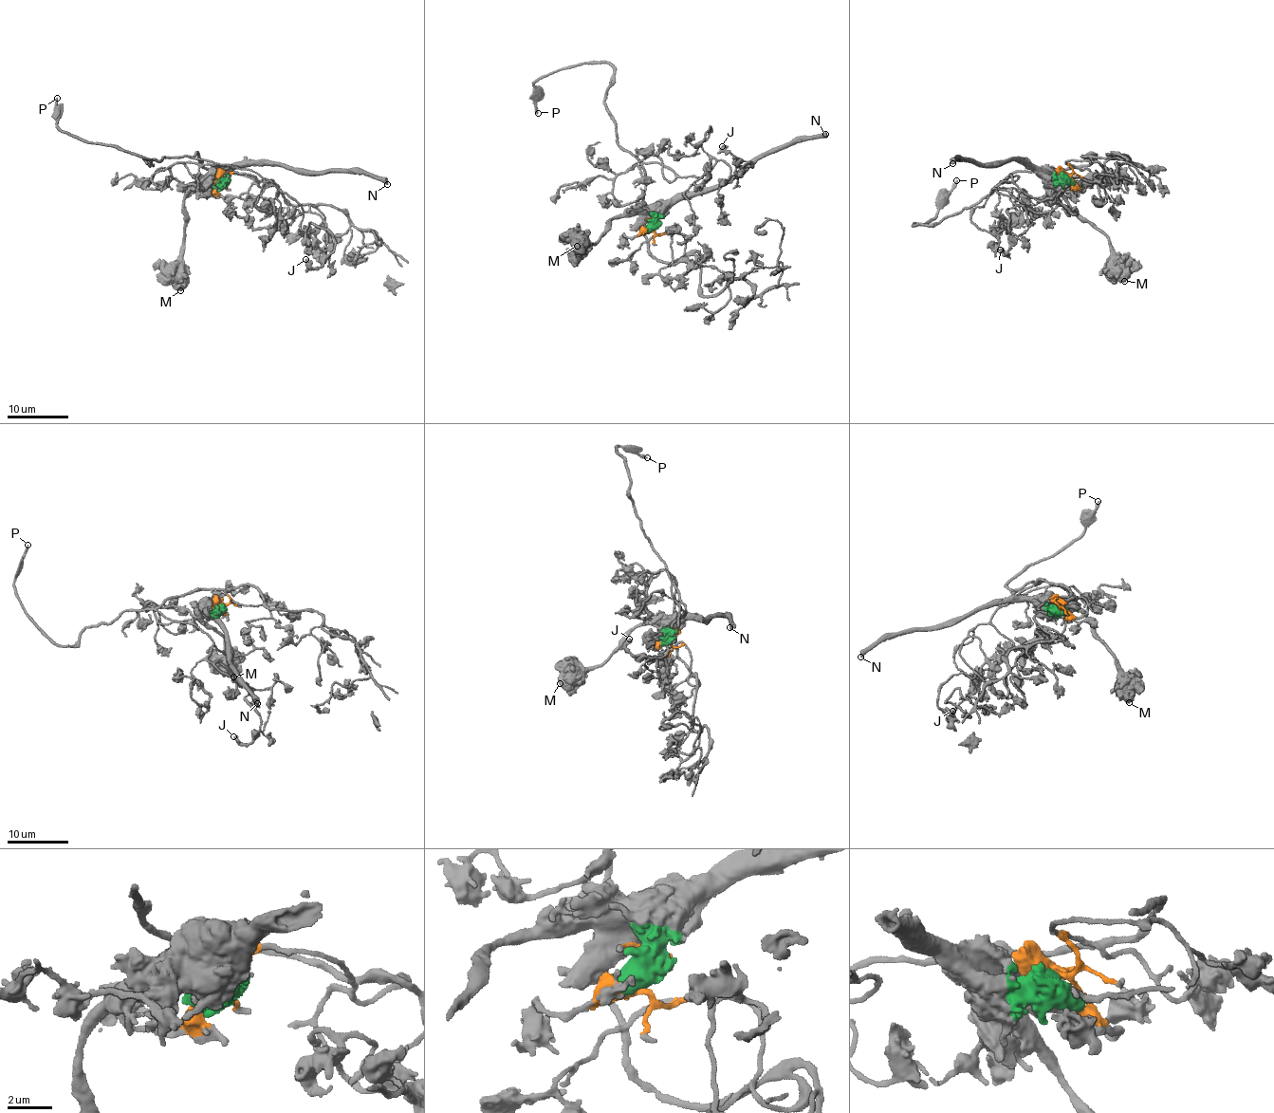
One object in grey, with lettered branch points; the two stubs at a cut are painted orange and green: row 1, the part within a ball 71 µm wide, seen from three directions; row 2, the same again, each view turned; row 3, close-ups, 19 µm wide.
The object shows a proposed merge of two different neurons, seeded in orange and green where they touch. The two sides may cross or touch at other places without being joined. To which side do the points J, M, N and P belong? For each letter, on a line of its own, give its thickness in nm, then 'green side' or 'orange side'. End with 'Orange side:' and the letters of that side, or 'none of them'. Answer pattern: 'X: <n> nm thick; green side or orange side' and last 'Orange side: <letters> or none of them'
J: 480 nm thick; orange side
M: 950 nm thick; green side
N: 480 nm thick; green side
P: 240 nm thick; orange side
Orange side: J, P

